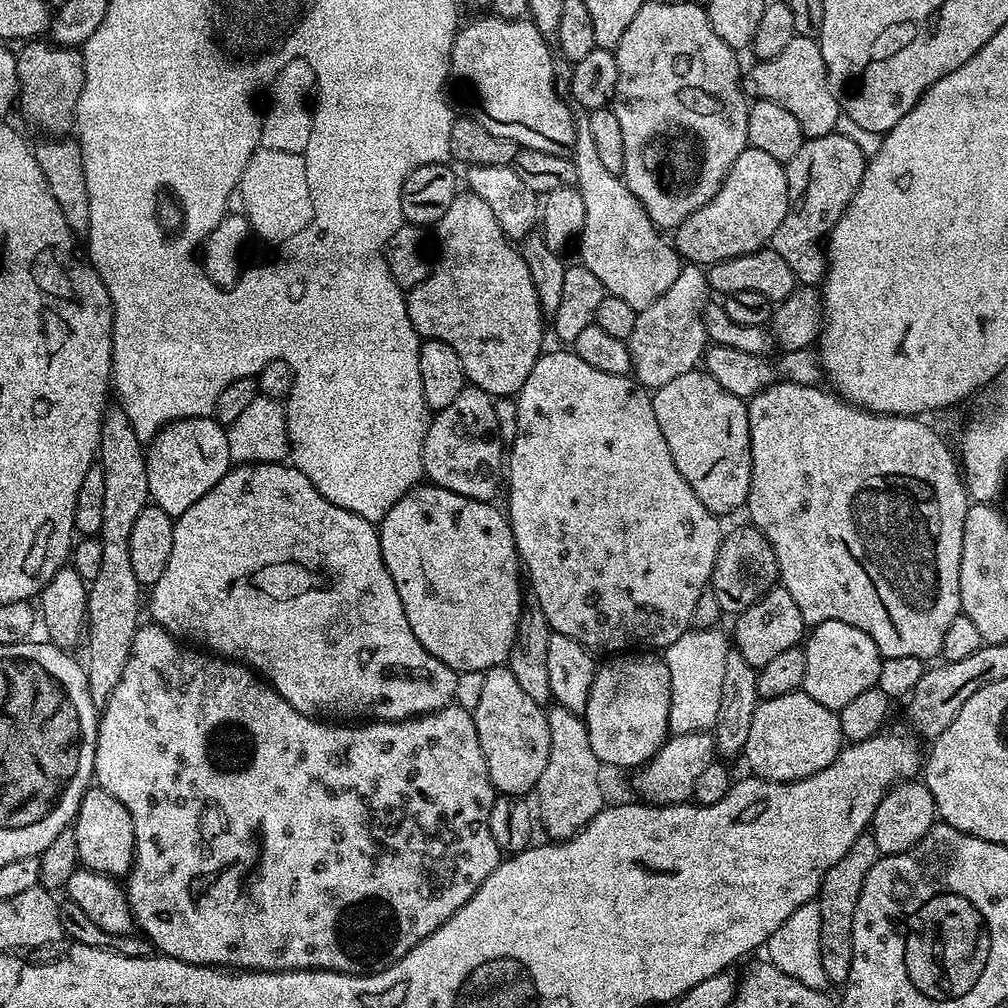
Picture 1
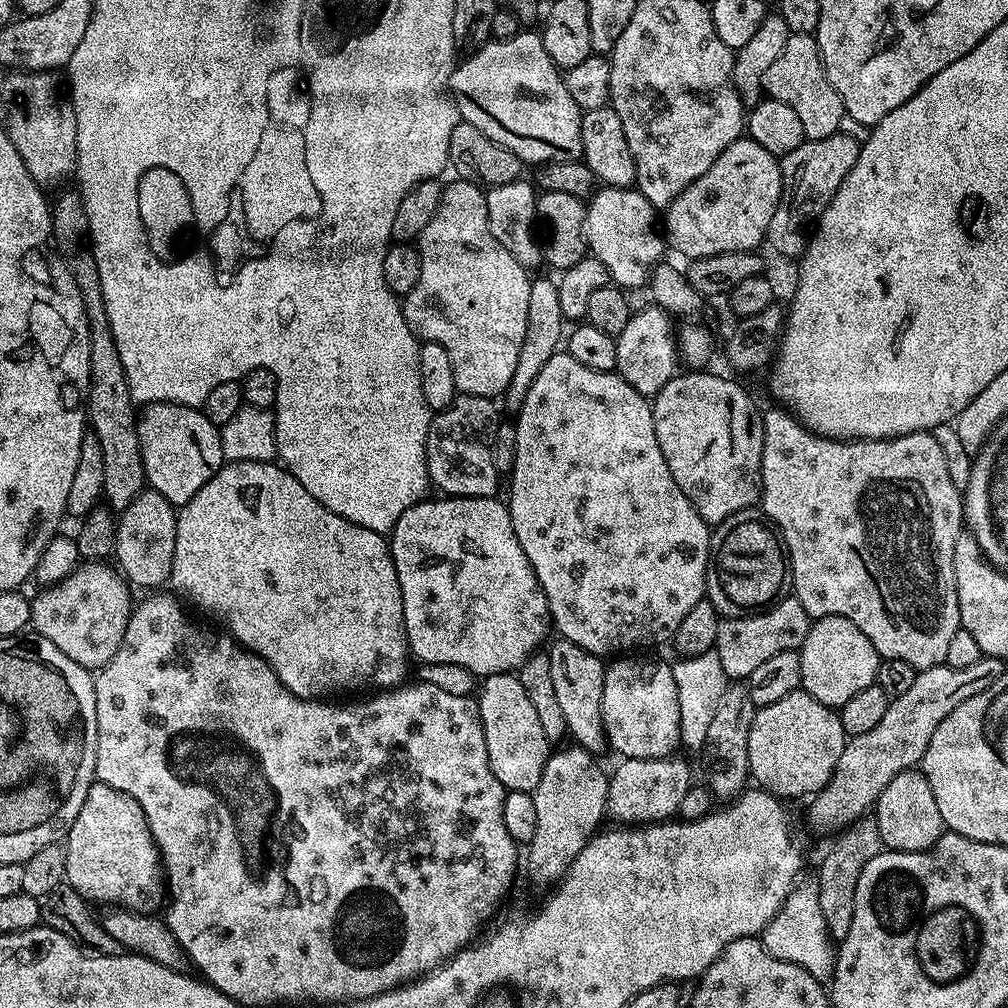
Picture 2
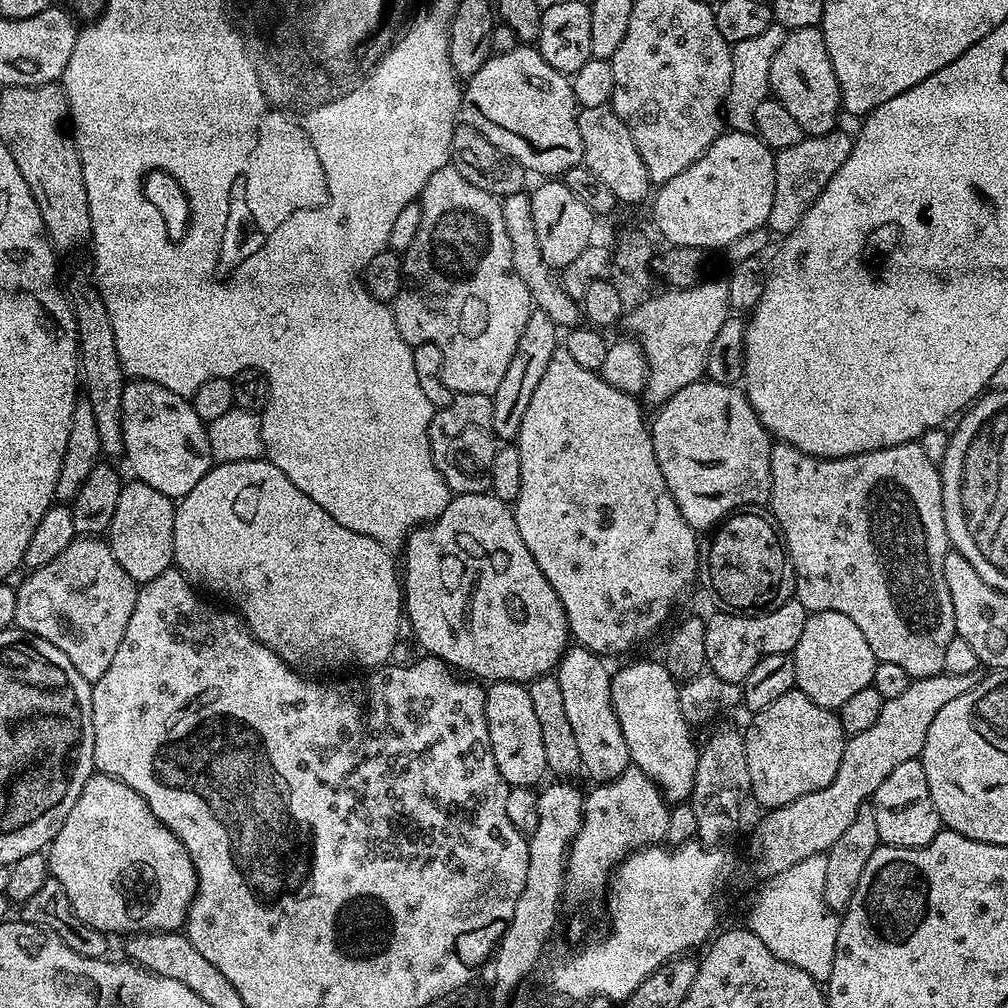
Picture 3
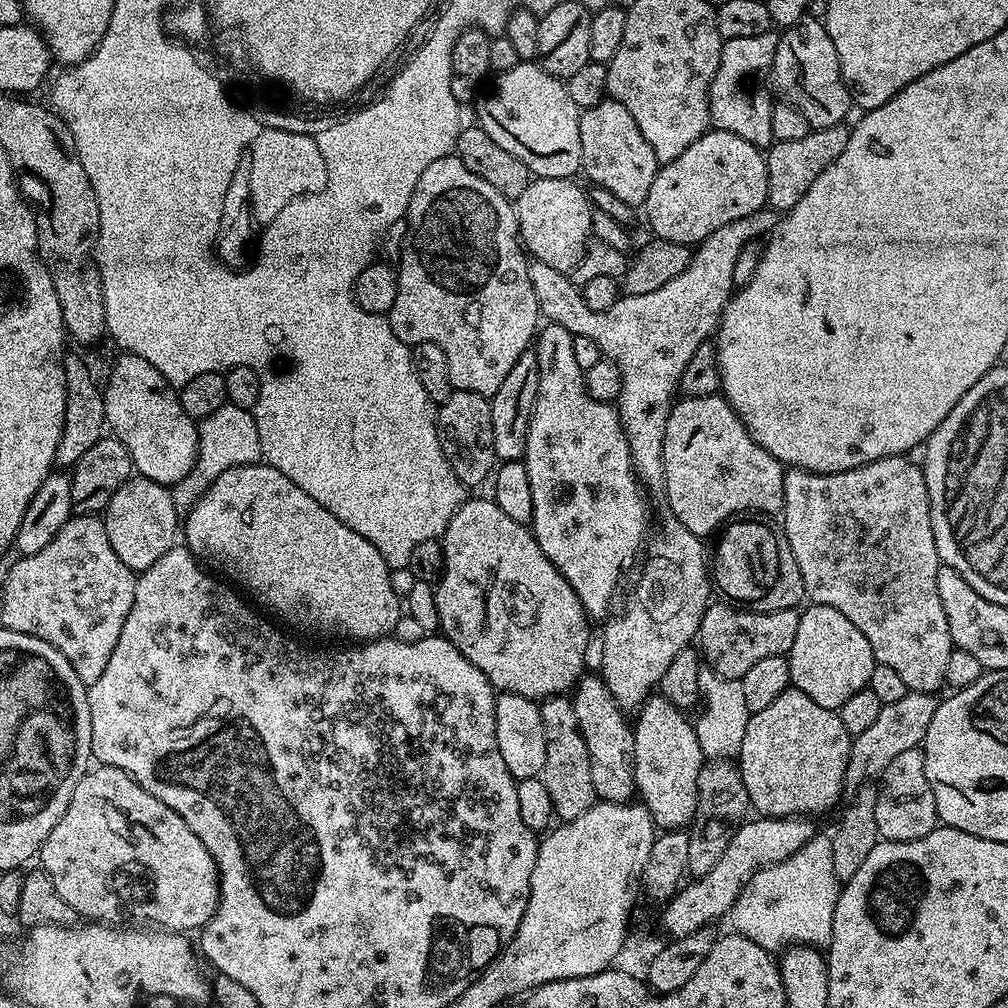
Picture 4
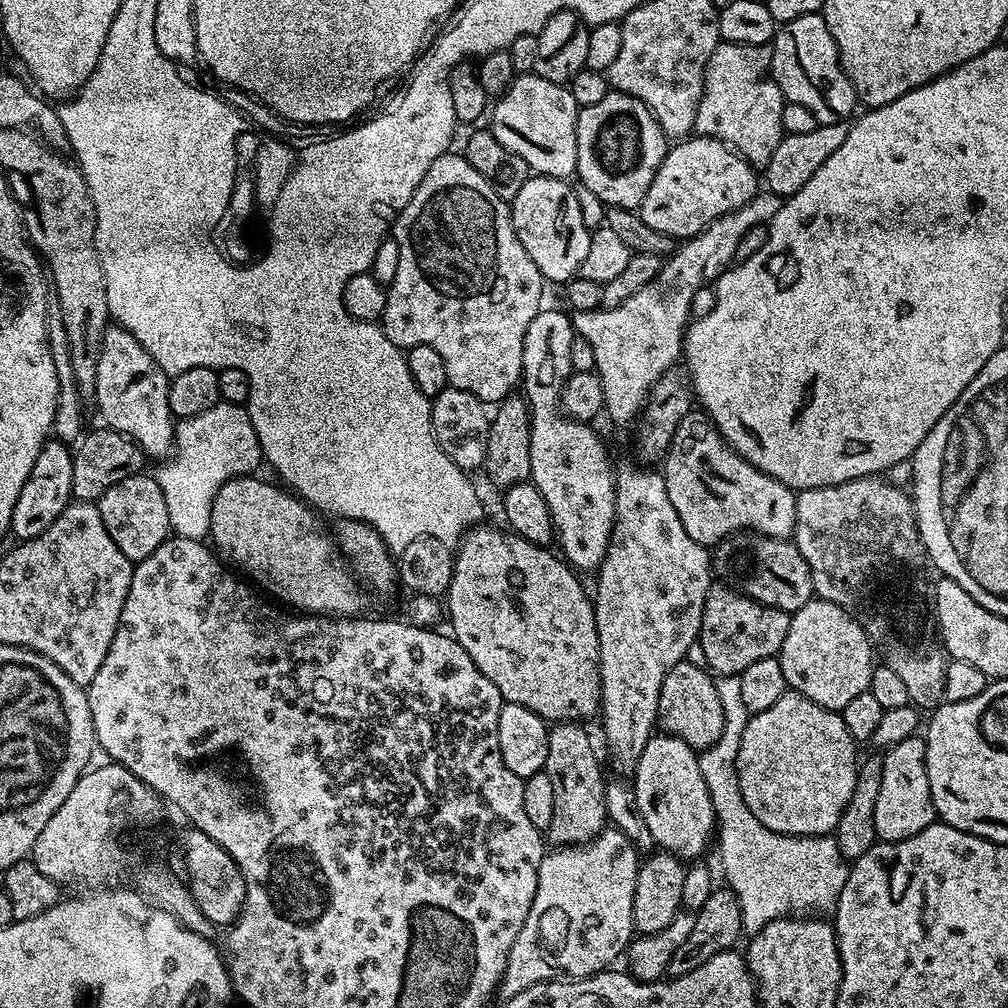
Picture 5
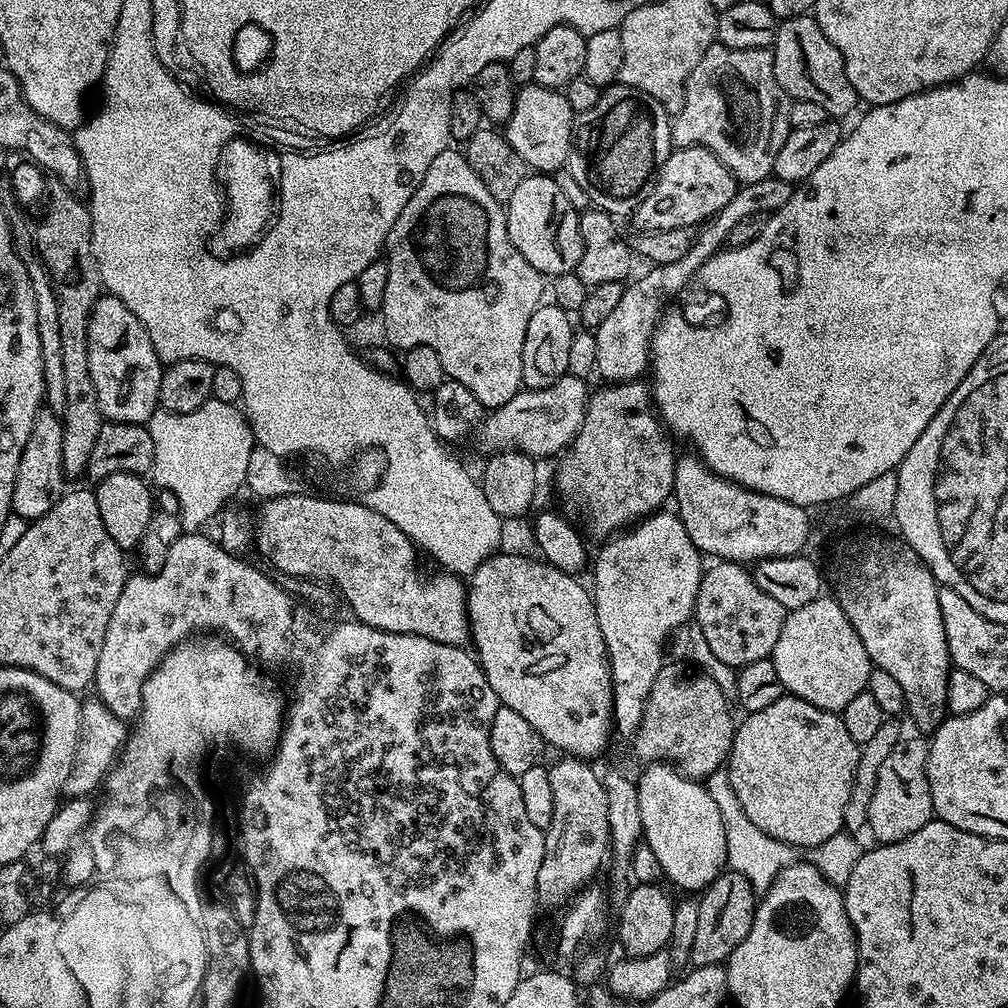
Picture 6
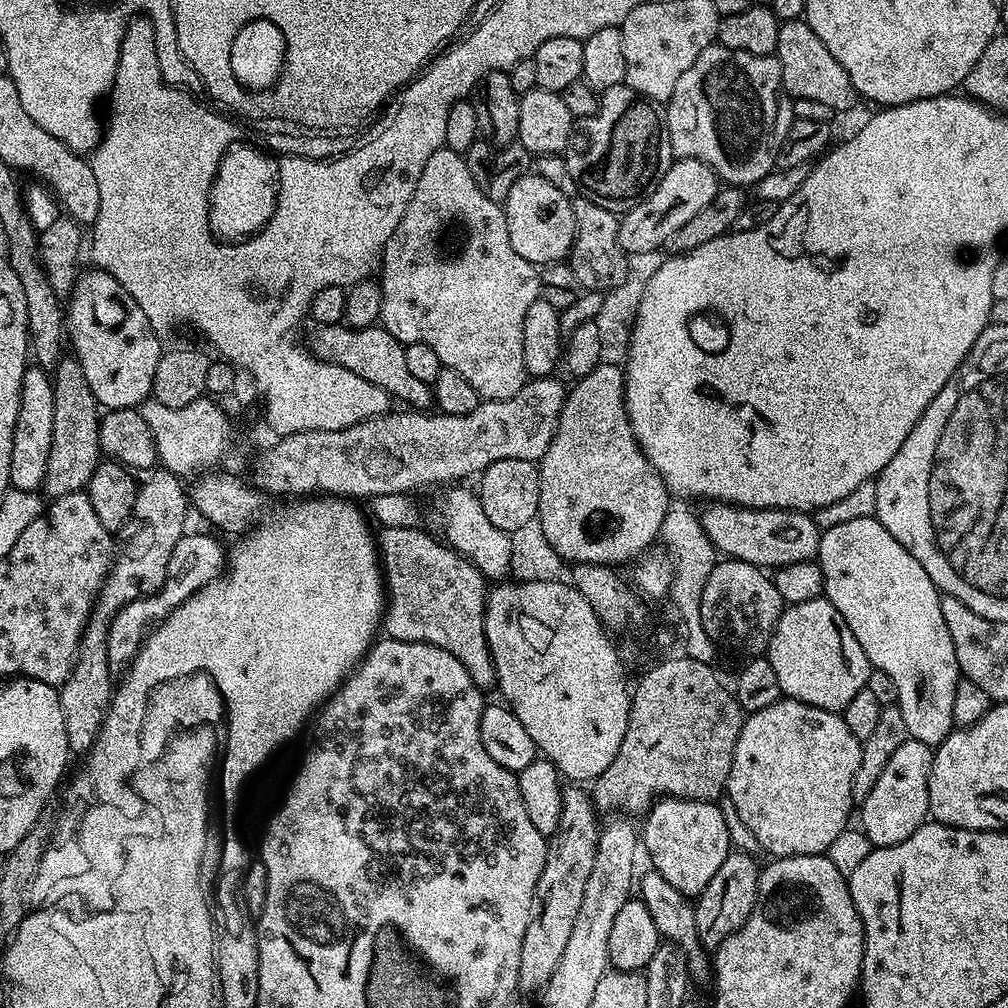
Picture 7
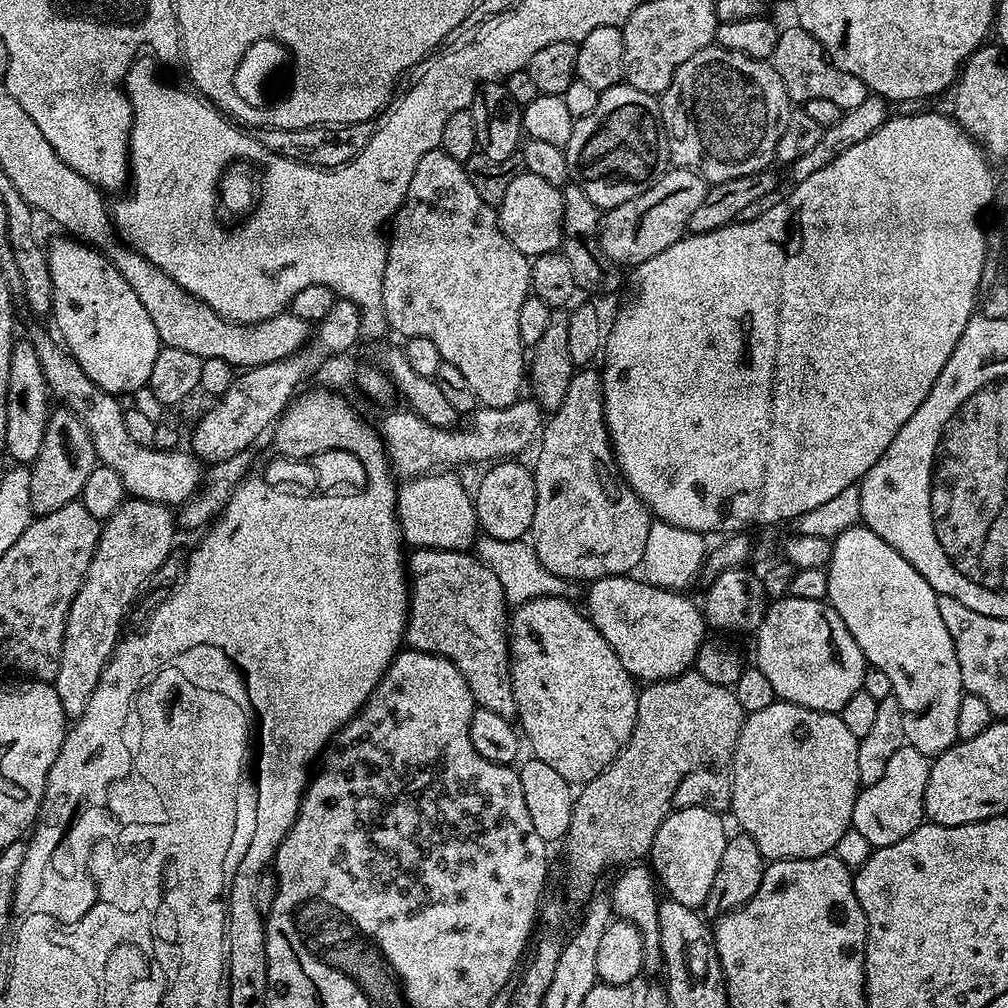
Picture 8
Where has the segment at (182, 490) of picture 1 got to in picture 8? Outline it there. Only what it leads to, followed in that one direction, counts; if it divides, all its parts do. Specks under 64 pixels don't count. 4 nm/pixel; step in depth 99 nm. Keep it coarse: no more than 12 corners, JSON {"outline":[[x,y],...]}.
{"outline":[[75,238],[46,248],[51,323],[90,382],[147,385],[162,347],[130,282]]}

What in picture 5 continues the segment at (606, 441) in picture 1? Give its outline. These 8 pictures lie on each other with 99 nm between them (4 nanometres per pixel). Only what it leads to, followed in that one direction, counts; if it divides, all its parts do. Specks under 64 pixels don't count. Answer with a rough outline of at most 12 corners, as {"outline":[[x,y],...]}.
{"outline":[[567,311],[526,326],[530,477],[573,569],[599,569],[616,521],[608,448],[561,411]]}

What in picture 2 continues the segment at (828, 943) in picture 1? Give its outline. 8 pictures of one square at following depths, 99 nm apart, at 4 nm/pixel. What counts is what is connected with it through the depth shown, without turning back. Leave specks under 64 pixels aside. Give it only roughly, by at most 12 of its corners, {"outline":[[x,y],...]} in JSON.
{"outline":[[875,819],[835,837],[818,875],[833,941],[850,934],[862,866],[884,848]]}

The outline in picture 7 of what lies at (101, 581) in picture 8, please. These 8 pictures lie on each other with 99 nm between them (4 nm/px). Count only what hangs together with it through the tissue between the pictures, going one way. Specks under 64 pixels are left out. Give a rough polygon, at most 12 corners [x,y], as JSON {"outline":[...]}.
{"outline":[[181,477],[136,490],[76,664],[59,685],[69,753],[86,754],[114,691],[106,638],[130,602],[166,582],[186,535]]}

